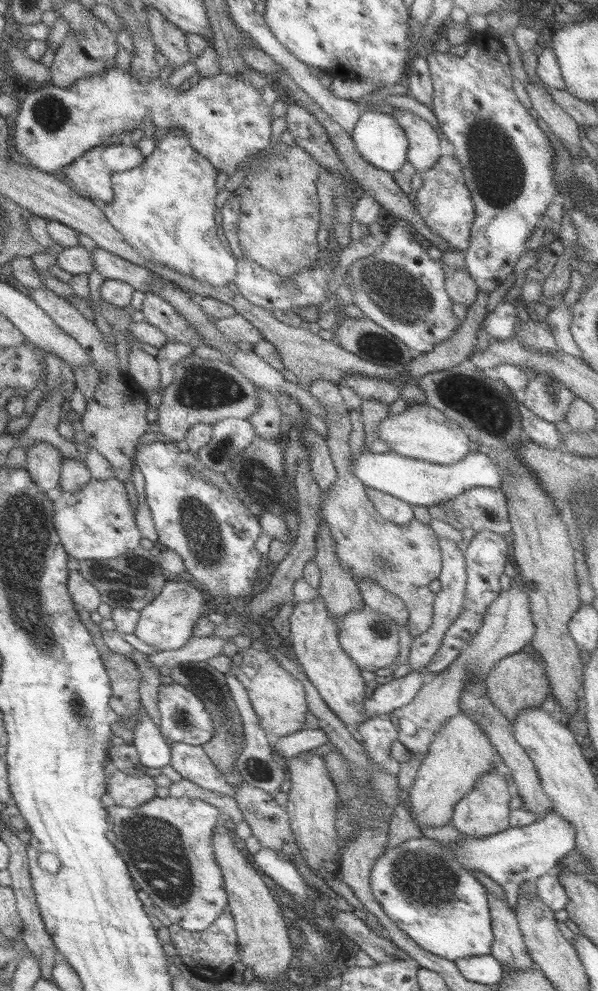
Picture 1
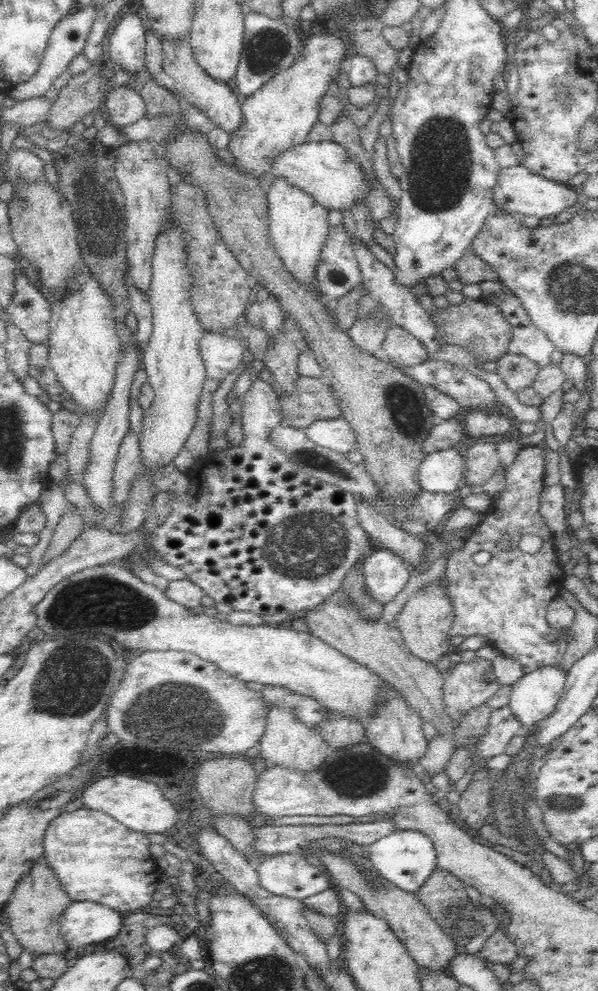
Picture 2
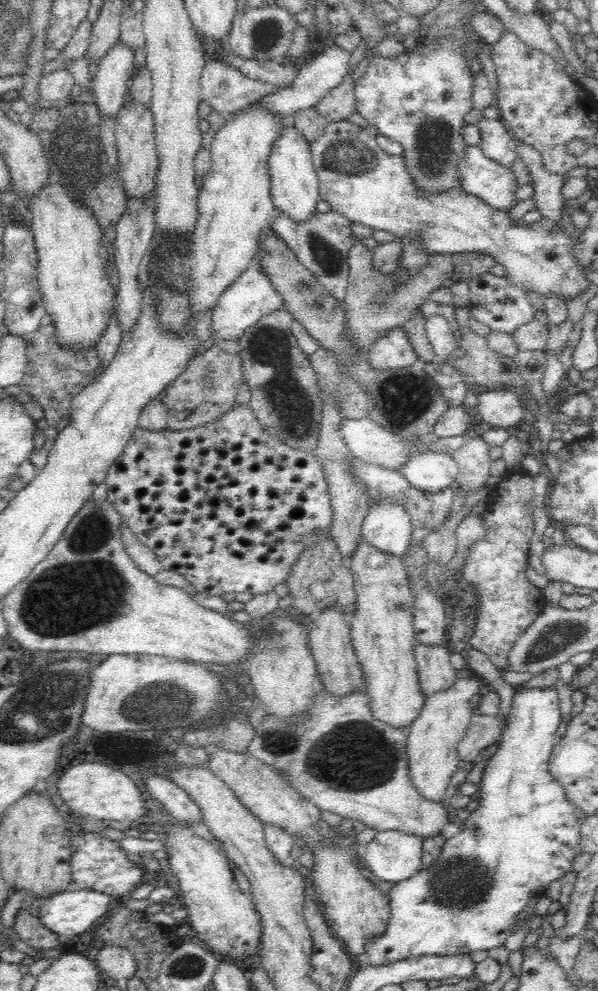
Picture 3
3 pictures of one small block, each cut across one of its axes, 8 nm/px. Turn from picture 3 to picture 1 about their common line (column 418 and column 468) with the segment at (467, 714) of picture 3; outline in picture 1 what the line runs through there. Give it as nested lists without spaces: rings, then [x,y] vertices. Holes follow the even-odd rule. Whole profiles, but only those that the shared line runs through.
[[[462,712],[446,719],[435,740],[432,740],[418,767],[415,781],[408,790],[411,800],[410,816],[418,828],[436,828],[450,824],[454,807],[476,786],[481,776],[486,776],[492,769],[506,773],[504,762],[498,756],[496,748],[492,748],[488,738],[484,737],[480,724],[476,724],[476,720]]]

